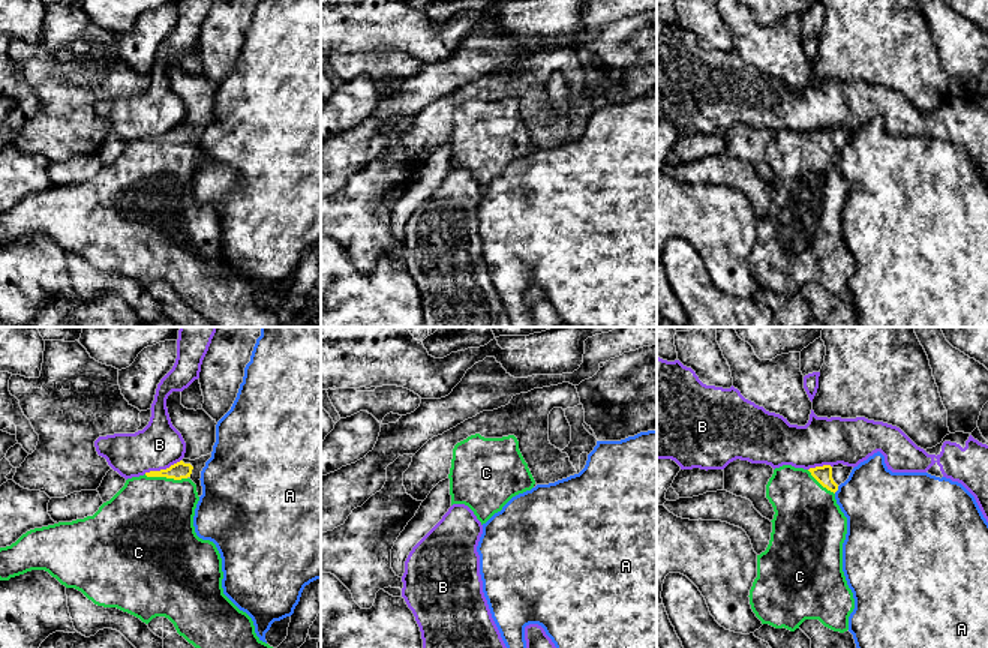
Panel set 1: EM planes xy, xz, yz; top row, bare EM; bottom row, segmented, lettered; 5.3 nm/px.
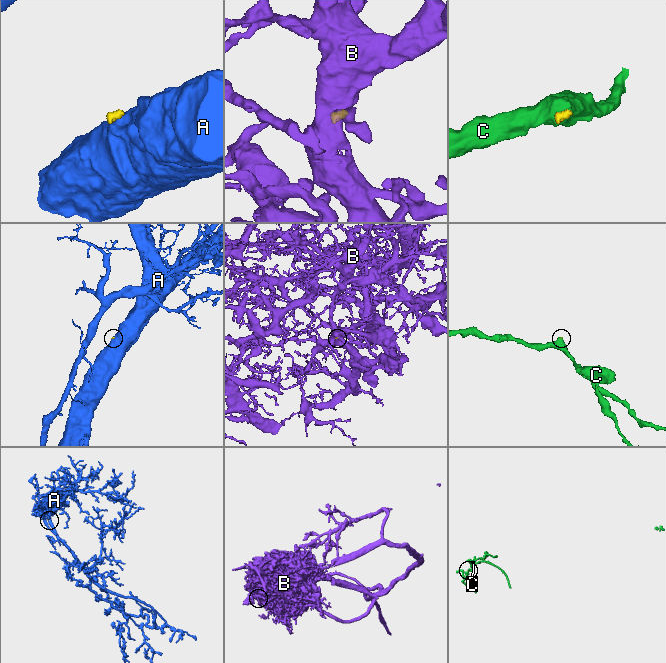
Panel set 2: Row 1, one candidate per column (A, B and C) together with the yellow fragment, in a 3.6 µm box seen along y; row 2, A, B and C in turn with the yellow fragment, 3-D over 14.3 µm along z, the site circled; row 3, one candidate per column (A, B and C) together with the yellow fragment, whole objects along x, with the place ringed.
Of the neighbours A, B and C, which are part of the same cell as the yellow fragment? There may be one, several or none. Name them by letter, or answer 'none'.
C

